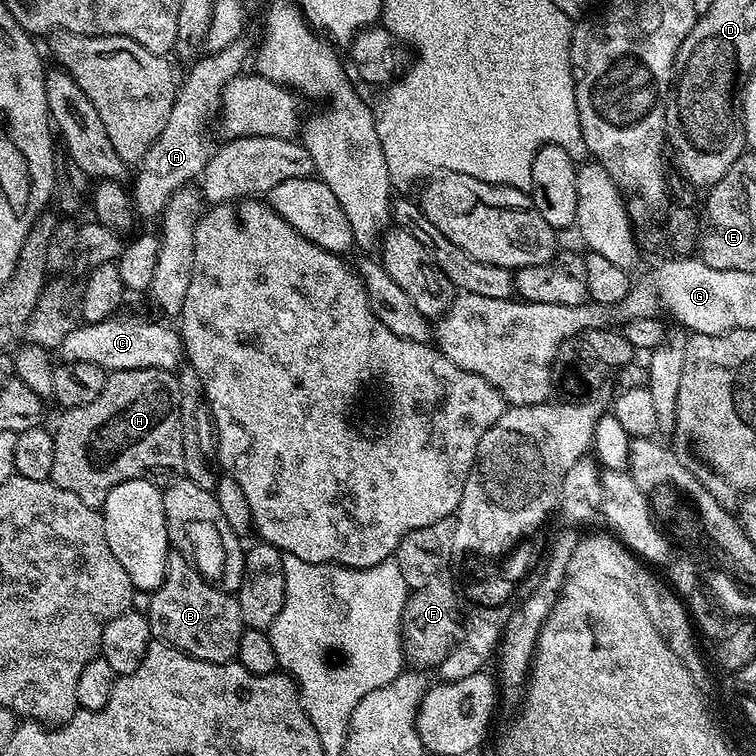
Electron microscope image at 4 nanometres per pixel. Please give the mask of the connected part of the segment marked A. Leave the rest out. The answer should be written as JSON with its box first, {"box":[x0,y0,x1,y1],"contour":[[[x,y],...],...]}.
{"box":[130,38,250,217],"contour":[[[241,38],[222,50],[209,51],[208,56],[201,55],[191,65],[193,68],[189,70],[188,77],[179,81],[174,106],[170,110],[170,118],[166,118],[166,126],[162,126],[162,134],[158,134],[150,150],[146,150],[146,154],[134,168],[136,181],[130,184],[130,195],[137,217],[159,217],[179,188],[189,187],[203,174],[214,151],[208,127],[211,124],[213,127],[217,119],[224,87],[245,71],[244,59],[247,56],[249,59],[250,56],[246,41],[247,39]]]}

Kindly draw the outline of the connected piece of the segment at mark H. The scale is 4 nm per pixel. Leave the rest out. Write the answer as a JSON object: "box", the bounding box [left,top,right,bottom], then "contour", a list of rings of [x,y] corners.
{"box":[52,368,184,509],"contour":[[[139,368],[113,372],[102,386],[102,394],[86,406],[67,409],[54,427],[54,470],[52,483],[70,490],[86,502],[86,506],[103,509],[106,494],[124,480],[167,481],[184,471],[182,454],[182,422],[180,421],[180,381],[175,375],[157,368]]]}

